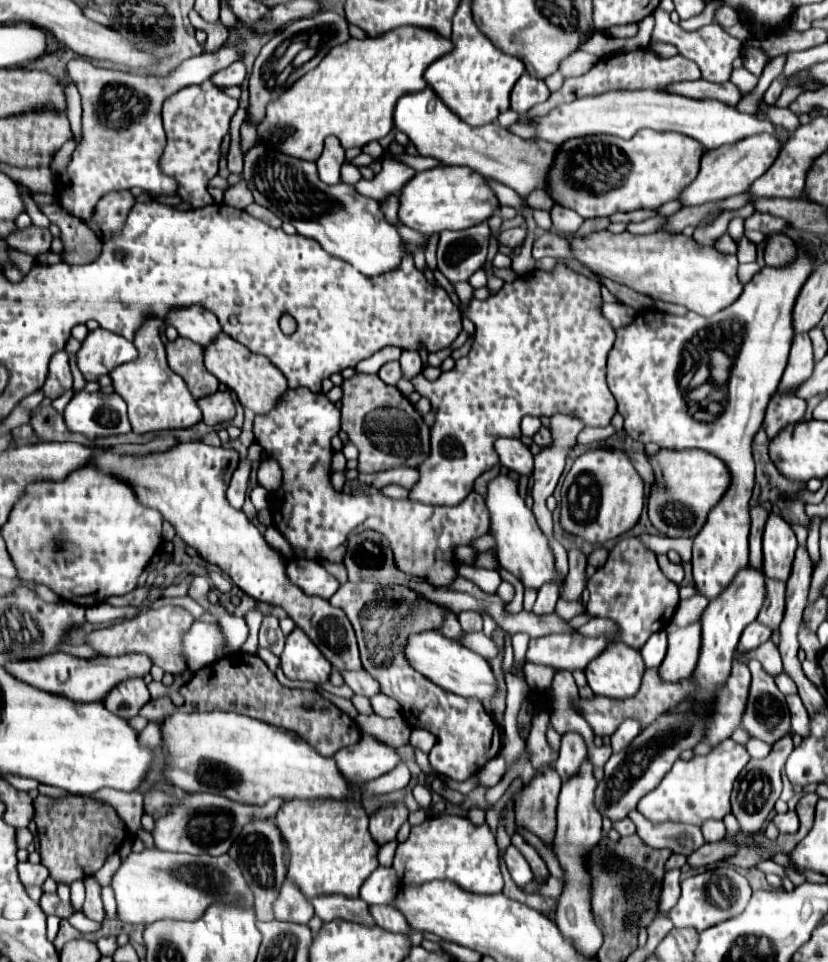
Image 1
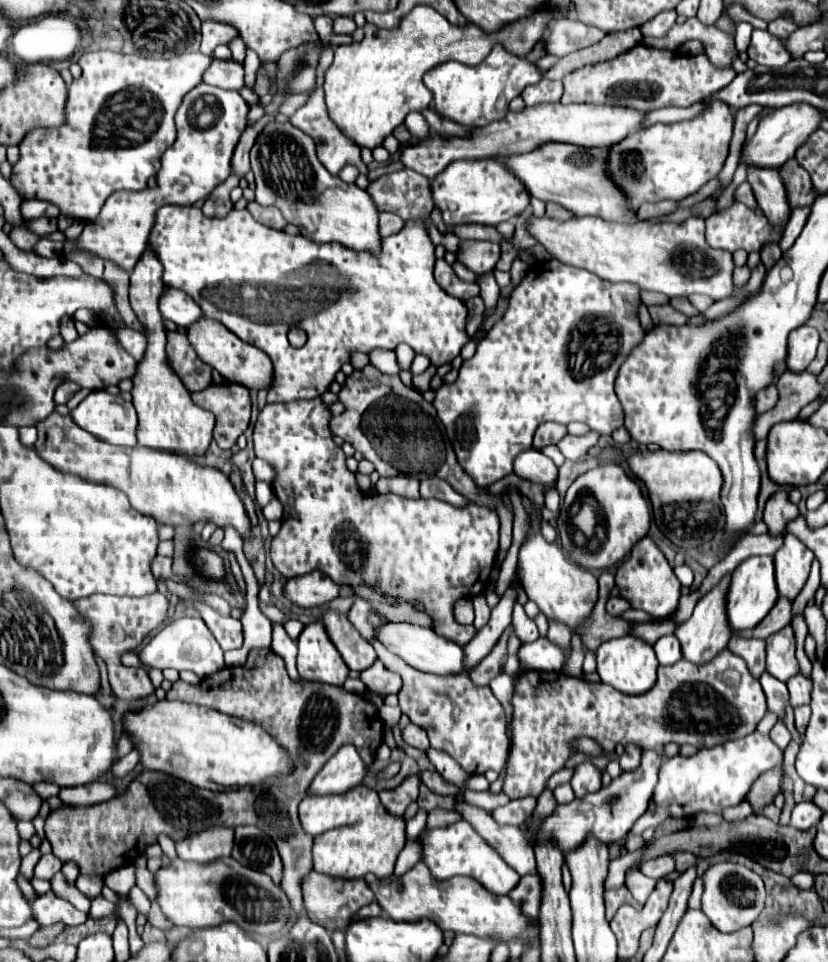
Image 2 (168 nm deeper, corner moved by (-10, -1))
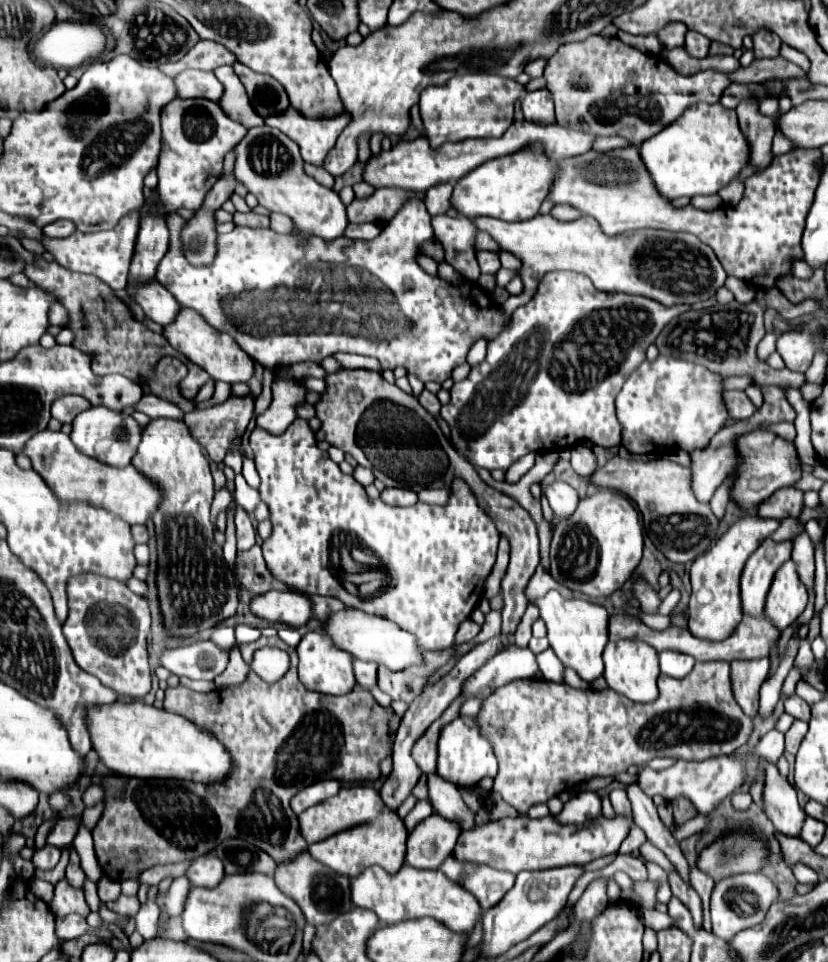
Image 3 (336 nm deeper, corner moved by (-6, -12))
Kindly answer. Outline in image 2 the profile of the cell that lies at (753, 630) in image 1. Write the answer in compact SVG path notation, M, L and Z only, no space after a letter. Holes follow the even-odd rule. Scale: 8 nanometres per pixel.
M732 636L728 642L728 648L736 656L742 656L746 660L748 670L756 680L762 676L762 672L766 670L766 642L764 640Z

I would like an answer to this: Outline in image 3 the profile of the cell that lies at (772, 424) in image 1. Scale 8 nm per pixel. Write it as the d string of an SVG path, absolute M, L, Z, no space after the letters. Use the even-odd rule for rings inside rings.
M726 391L724 401L730 411L730 417L734 419L748 419L756 413L756 405L746 397L744 391Z

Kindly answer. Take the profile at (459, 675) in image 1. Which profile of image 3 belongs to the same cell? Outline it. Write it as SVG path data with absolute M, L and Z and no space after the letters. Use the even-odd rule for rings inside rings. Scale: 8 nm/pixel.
M344 609L338 613L332 613L326 621L326 633L332 637L336 647L348 651L360 661L374 661L378 665L386 665L392 671L402 671L414 665L424 665L422 651L416 643L416 637L394 623L388 623L388 619L380 619L376 615L368 615L360 609Z

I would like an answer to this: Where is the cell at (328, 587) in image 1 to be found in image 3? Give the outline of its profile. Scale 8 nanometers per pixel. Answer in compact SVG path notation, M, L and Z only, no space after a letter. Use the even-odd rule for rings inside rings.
M268 591L252 599L252 613L270 623L302 627L312 617L312 601L296 591Z

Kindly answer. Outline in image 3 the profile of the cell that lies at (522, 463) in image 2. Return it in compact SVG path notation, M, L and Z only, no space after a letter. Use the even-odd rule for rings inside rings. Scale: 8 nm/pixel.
M554 481L554 483L540 483L544 495L548 497L549 505L553 511L551 525L556 525L558 519L566 519L568 515L572 515L572 511L576 509L578 503L578 493L564 481Z

